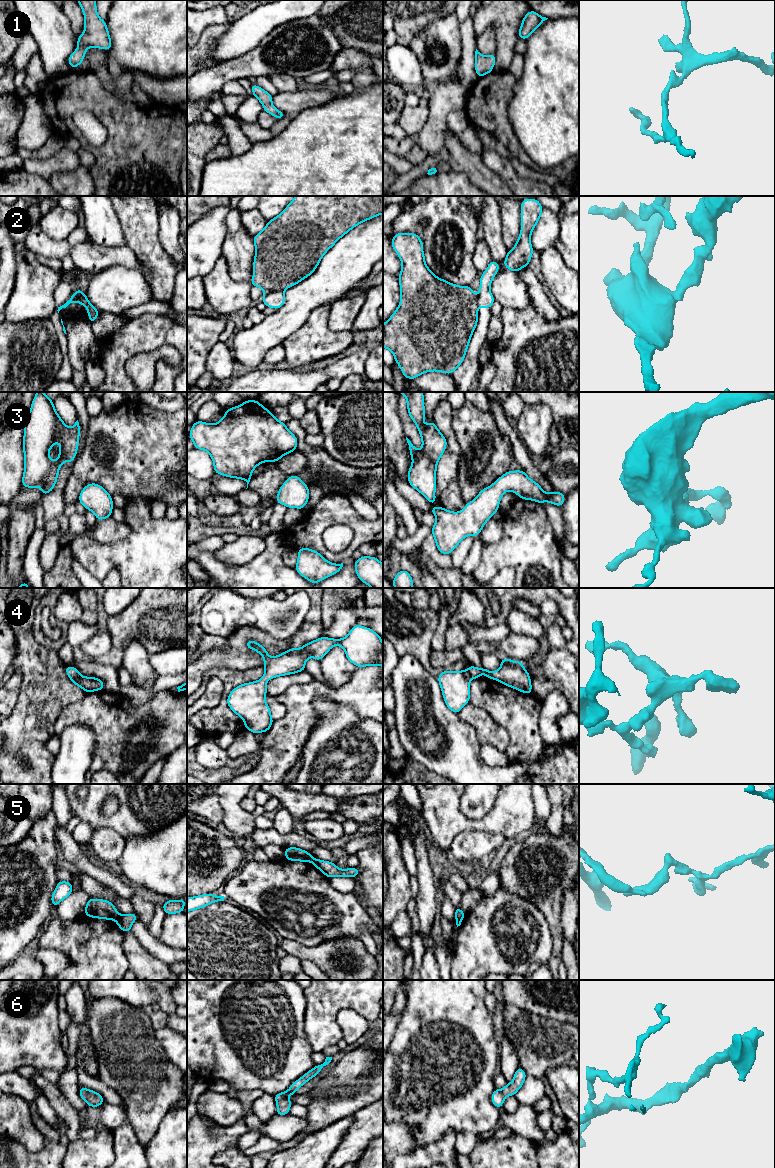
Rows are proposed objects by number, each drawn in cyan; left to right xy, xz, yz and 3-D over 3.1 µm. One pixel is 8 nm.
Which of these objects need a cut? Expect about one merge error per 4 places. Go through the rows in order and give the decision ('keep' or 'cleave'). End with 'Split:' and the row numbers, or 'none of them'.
1: keep
2: cleave
3: keep
4: keep
5: cleave
6: keep
Split: 2, 5

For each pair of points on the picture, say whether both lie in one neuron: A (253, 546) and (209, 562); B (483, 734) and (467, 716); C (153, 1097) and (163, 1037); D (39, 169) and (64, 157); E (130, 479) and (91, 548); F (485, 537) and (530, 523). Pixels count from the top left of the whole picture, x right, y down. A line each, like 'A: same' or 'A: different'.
A: different
B: same
C: different
D: same
E: different
F: different

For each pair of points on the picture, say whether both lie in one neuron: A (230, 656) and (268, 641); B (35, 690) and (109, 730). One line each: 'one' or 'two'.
A: one
B: two

